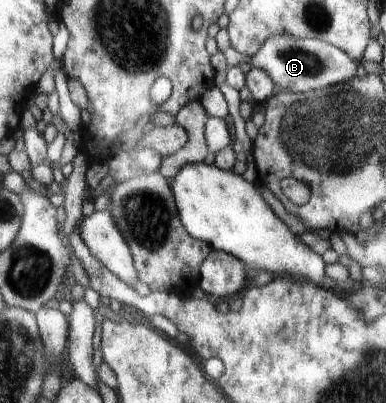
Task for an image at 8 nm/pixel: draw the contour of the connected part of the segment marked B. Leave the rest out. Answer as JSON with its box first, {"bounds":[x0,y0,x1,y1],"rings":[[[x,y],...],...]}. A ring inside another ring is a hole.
{"bounds":[249,34,357,93],"rings":[[[280,34],[264,43],[249,64],[252,68],[264,70],[280,90],[302,93],[326,90],[337,83],[348,82],[355,78],[357,69],[357,62],[349,59],[341,48],[327,44],[321,39],[291,38]]]}

